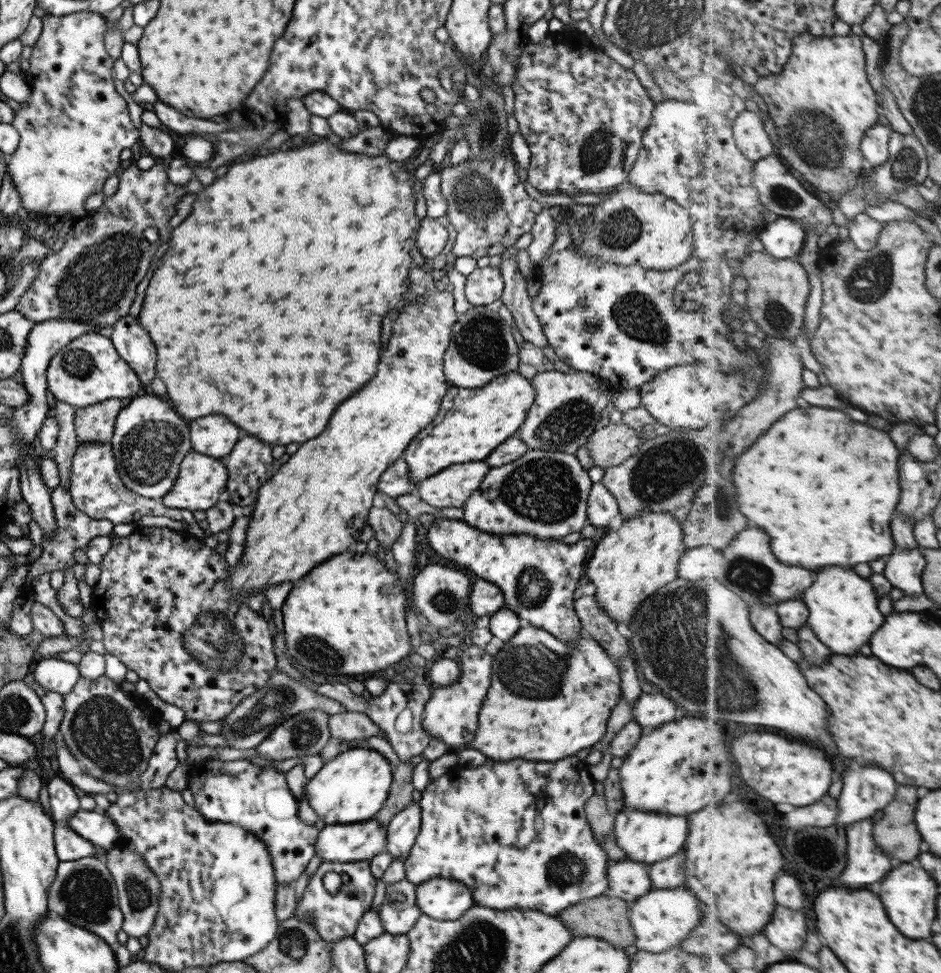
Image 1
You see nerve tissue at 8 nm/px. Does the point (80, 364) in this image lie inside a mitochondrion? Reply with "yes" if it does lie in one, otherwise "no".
yes

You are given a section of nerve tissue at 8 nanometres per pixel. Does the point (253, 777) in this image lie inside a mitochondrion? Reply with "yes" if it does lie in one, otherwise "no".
no

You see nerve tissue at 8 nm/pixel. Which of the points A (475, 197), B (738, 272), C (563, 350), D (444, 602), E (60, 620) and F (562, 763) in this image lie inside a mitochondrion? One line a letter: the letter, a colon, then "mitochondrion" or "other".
A: mitochondrion
B: other
C: other
D: mitochondrion
E: other
F: other

